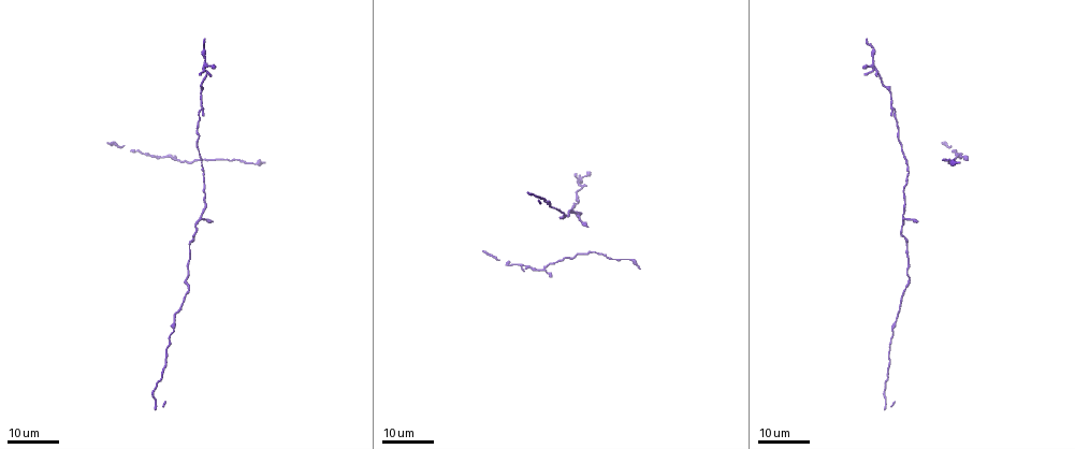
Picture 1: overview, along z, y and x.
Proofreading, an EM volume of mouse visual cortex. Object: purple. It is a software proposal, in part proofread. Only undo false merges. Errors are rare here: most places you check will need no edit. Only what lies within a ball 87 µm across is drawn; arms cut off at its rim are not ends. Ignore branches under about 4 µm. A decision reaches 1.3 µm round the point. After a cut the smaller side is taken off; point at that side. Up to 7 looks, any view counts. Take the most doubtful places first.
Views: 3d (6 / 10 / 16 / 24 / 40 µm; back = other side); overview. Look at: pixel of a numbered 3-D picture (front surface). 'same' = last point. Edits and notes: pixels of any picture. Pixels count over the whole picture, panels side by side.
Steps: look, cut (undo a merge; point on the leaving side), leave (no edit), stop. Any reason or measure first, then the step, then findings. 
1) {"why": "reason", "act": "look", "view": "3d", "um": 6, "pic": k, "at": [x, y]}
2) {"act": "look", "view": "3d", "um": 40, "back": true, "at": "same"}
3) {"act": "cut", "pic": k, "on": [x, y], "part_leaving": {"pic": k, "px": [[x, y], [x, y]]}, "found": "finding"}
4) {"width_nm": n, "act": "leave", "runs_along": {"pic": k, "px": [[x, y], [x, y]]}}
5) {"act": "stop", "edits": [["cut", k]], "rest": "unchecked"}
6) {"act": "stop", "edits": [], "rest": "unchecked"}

{"why": "three-way junction", "act": "look", "view": "3d", "um": 24, "pic": 1, "at": [207, 72]}

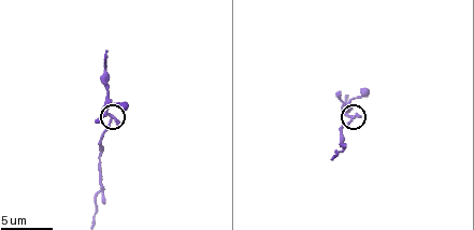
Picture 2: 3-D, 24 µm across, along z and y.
{"why": "closer look", "act": "look", "view": "3d", "um": 10, "pic": 2, "at": [352, 117]}

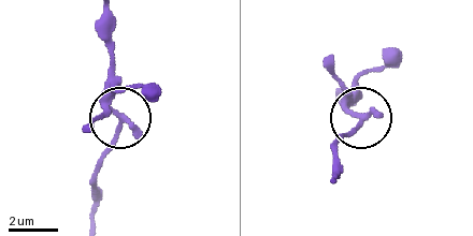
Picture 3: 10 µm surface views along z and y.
{"arms": 3, "act": "leave", "runs_along": {"pic": 3, "px": [[90, 216], [90, 186], [117, 123], [110, 99], [110, 64]]}, "found": "all the same cell"}

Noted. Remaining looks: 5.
{"why": "sudden change in width", "act": "look", "view": "3d", "um": 16, "pic": 1, "at": [907, 279]}

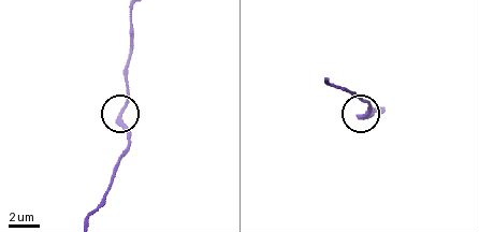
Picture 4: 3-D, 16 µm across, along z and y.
{"why": "closer look", "act": "look", "view": "3d", "um": 6, "pic": 4, "at": [122, 109]}

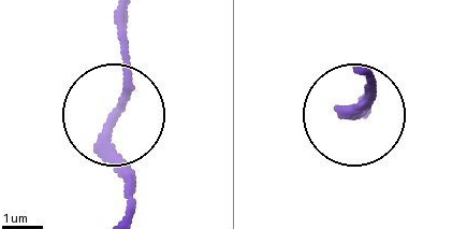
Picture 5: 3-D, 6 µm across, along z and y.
{"width_nm": 200, "act": "leave", "runs_along": {"pic": 5, "px": [[121, 19], [112, 153], [132, 211]]}, "found": "all the same cell"}

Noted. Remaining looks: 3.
{"why": "sudden change in width", "act": "look", "view": "3d", "um": 24, "pic": 1, "at": [202, 178]}

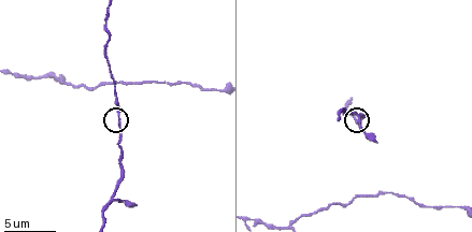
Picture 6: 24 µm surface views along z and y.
{"act": "look", "view": "3d", "um": 6, "pic": 6, "at": [118, 116]}

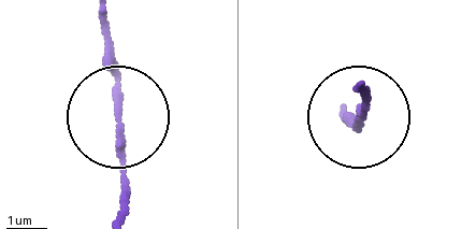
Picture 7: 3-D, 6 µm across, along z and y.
{"why": "from behind", "act": "look", "view": "3d", "um": 6, "back": true, "pic": 7, "at": [116, 116]}

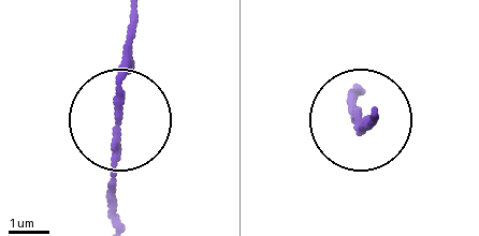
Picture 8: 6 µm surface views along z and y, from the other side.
{"width_nm": 150, "act": "leave", "found": "continuous, no second cell"}

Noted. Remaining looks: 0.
{"act": "stop", "edits": [], "rest": "unchecked"}

